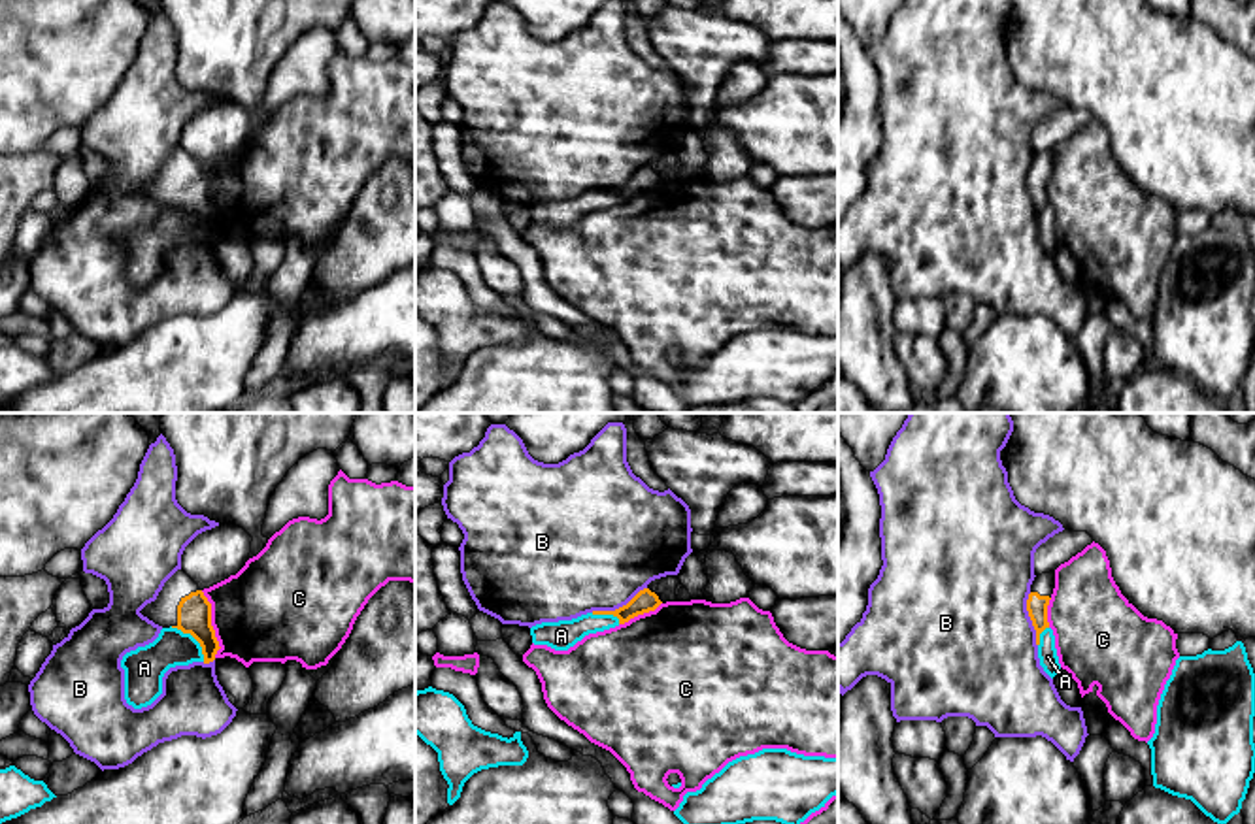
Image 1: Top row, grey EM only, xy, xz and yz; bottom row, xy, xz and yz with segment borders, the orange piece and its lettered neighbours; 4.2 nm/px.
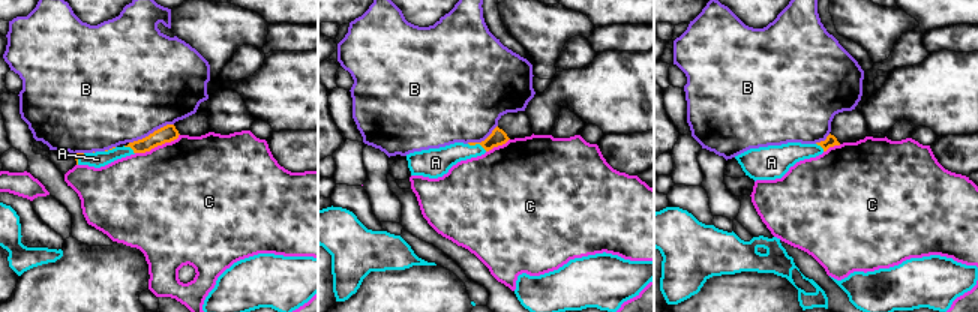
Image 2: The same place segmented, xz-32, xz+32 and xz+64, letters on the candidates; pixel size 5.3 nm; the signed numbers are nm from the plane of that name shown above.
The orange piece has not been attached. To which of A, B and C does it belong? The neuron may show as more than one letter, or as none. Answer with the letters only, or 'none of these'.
none of these

